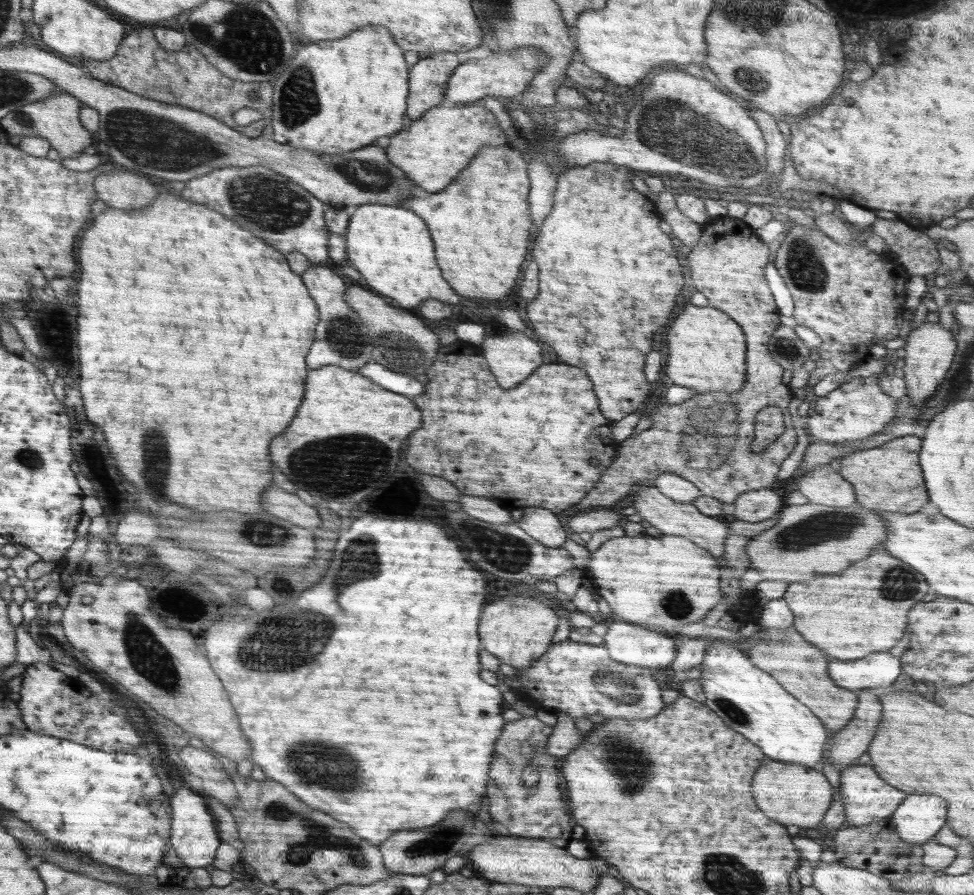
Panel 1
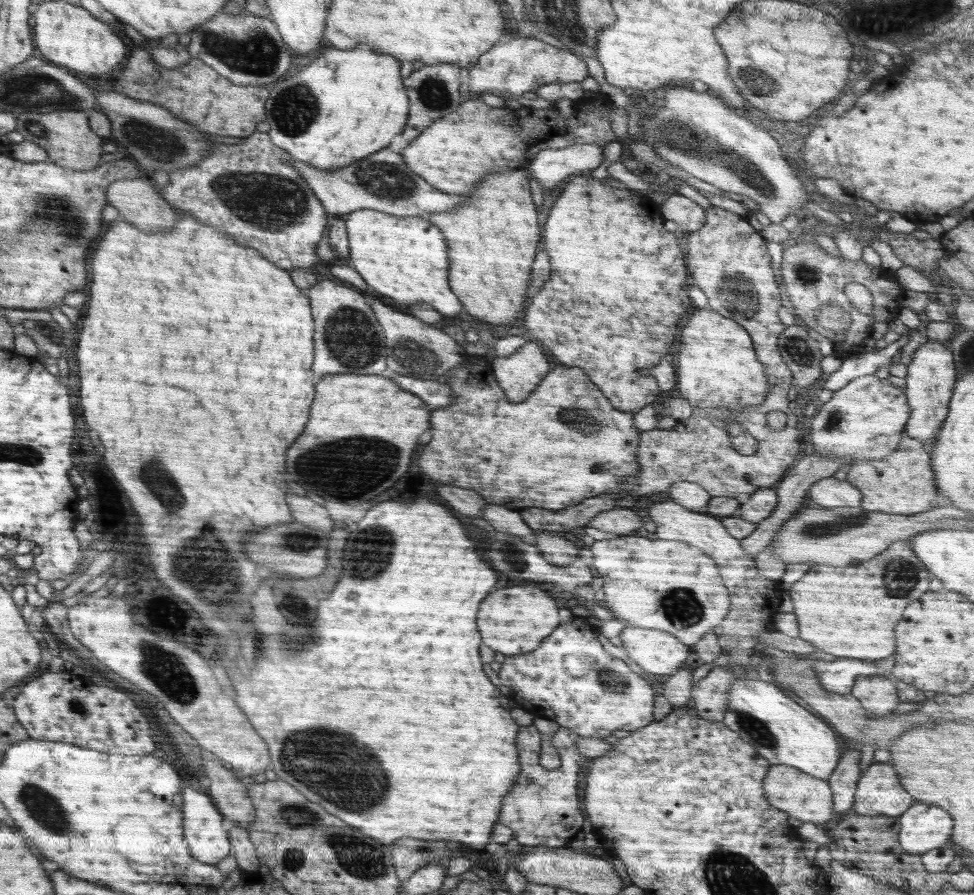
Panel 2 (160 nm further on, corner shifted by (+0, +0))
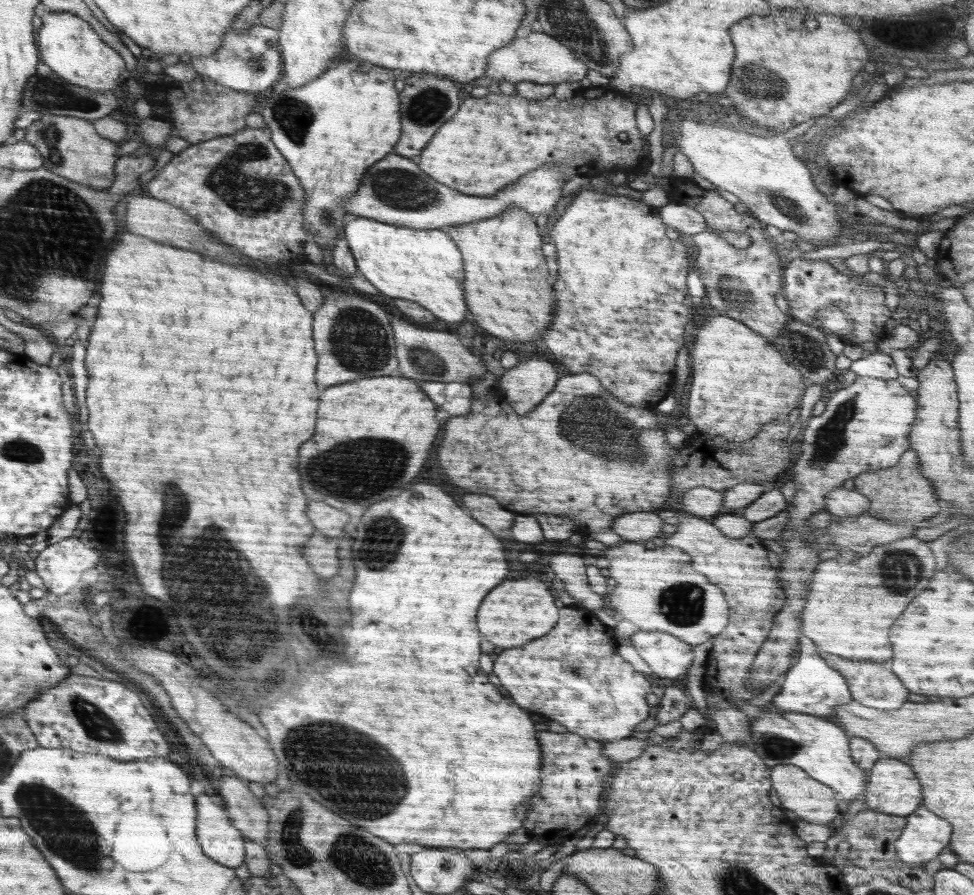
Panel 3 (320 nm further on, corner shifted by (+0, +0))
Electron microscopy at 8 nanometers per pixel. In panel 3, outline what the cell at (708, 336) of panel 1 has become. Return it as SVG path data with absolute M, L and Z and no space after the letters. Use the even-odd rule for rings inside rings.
M724 314L708 318L698 328L690 350L692 386L688 394L688 414L701 434L747 445L760 426L771 420L784 422L794 408L799 407L808 383L766 340L743 322Z

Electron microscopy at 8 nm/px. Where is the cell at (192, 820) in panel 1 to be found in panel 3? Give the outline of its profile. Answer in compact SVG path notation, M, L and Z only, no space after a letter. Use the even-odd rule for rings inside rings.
M206 792L202 796L198 796L198 842L202 842L202 850L206 850L206 854L210 854L210 858L214 858L216 862L222 863L224 866L238 867L245 862L245 837L241 831L236 830L233 824L228 820L220 806L216 806L210 796L206 796Z

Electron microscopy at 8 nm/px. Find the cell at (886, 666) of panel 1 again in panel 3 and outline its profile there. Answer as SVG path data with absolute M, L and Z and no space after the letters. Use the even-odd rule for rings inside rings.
M801 636L800 644L798 662L792 665L781 679L781 689L771 700L771 704L779 710L793 710L812 716L816 714L835 721L834 714L832 714L833 708L850 701L849 686L846 679L816 654L816 646L810 642L810 638Z

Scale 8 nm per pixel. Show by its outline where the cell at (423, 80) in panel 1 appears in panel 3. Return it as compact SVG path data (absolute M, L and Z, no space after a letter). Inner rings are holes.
M427 73L407 74L403 79L405 87L399 93L402 128L400 140L393 150L404 158L416 158L422 152L422 148L430 142L430 138L436 134L436 130L446 120L450 120L459 109L461 105L459 84L447 77L436 77ZM424 120L430 124L424 124Z

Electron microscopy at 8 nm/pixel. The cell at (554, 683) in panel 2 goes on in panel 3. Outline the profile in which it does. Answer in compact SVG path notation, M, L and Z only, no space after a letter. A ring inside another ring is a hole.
M574 605L562 608L559 612L560 620L550 630L550 634L544 634L542 638L530 644L504 650L494 662L494 674L500 678L500 684L510 692L512 700L520 708L524 708L530 714L540 713L550 720L556 720L565 726L568 732L602 742L630 737L634 727L650 716L652 708L647 703L646 695L655 688L644 674L637 672L628 661L618 655L616 652L618 638L613 628L608 629L593 612L592 614L590 612L588 609ZM570 654L584 654L586 658L598 656L597 666L592 670L592 674L580 676L568 670L564 664L568 658L572 658Z

